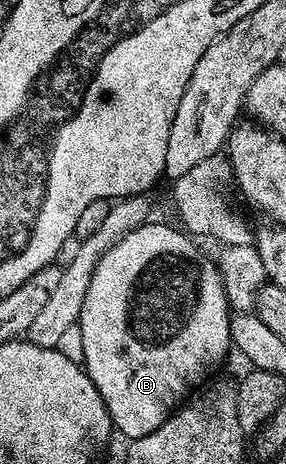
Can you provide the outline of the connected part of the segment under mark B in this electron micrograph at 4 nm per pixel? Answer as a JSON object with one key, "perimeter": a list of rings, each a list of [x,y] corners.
{"perimeter":[[[148,223],[139,229],[134,229],[129,235],[125,235],[125,239],[117,242],[97,263],[97,267],[93,271],[93,279],[89,279],[89,291],[85,291],[85,303],[81,303],[81,315],[77,326],[79,345],[83,348],[81,364],[86,369],[89,379],[93,379],[93,383],[109,411],[112,426],[118,432],[120,429],[127,439],[144,437],[149,435],[149,431],[157,431],[157,427],[161,427],[161,423],[165,423],[165,419],[169,419],[171,414],[184,404],[188,394],[198,390],[208,380],[206,377],[226,359],[227,349],[232,348],[231,314],[233,310],[227,304],[223,277],[219,273],[218,264],[207,265],[206,255],[195,246],[196,238],[188,235],[182,228],[172,225]]]}

